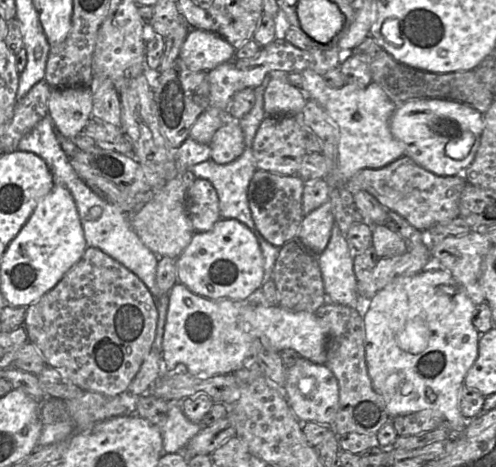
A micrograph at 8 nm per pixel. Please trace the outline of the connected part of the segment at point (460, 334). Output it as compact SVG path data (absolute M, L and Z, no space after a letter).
M426 268L408 277L398 277L379 290L364 316L365 357L373 389L385 403L390 418L422 410L439 411L454 434L465 429L459 410L460 390L478 356L480 333L473 323L476 305L464 288L444 268Z

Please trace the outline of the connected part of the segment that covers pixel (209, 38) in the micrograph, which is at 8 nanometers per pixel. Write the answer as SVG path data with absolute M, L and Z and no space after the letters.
M192 28L181 47L180 59L192 71L210 71L235 58L236 49L213 32Z

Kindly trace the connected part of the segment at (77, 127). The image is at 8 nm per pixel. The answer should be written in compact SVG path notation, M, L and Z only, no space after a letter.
M89 86L51 89L48 116L55 129L70 139L82 131L92 116L93 99Z

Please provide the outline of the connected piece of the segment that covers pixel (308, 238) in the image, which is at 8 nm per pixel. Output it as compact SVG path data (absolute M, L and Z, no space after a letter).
M328 199L320 207L304 216L298 232L298 239L306 249L319 255L329 243L333 225L333 207Z

